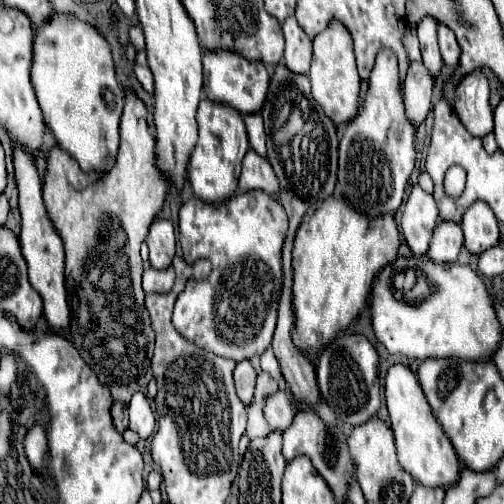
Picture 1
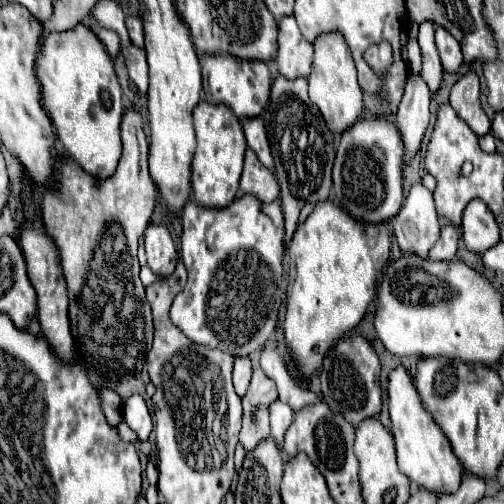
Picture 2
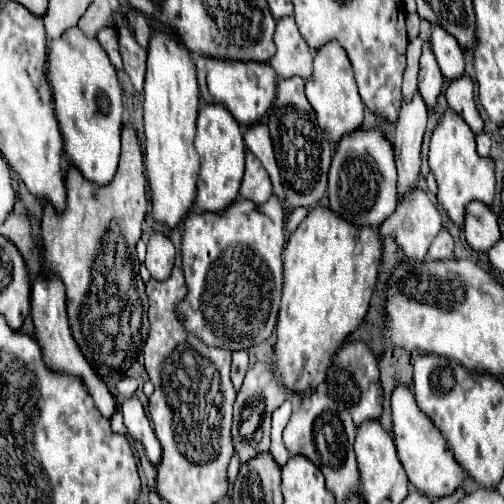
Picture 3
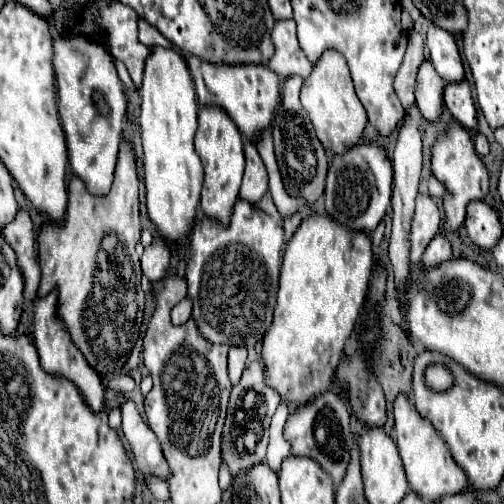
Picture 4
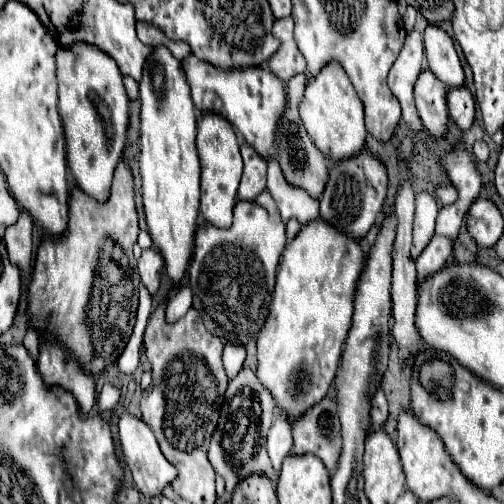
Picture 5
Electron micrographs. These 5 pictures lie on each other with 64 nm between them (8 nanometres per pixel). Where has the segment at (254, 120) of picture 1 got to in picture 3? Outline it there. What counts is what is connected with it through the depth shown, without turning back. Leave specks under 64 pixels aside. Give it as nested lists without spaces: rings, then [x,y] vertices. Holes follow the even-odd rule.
[[[266,124],[248,126],[244,130],[244,142],[260,158],[262,166],[270,174],[274,196],[284,204],[286,202],[284,200],[284,190],[282,190],[282,184],[280,184],[280,172],[278,172],[278,166],[276,166],[276,158],[274,158],[274,150],[272,150],[272,140],[270,140],[268,126]]]

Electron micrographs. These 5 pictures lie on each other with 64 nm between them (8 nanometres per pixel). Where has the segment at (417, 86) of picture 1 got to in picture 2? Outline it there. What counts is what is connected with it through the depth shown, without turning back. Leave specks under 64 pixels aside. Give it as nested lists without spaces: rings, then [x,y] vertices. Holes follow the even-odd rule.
[[[416,76],[416,80],[408,80],[406,92],[396,112],[396,128],[400,130],[404,142],[404,166],[408,166],[416,156],[416,152],[420,150],[420,142],[430,118],[428,106],[430,106],[430,92],[424,80],[420,80],[420,76]]]

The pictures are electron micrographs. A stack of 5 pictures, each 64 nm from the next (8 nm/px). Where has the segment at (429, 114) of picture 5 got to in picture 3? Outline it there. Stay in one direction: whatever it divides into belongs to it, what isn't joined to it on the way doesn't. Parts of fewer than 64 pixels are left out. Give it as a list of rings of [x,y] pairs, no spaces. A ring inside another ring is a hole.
[[[424,44],[424,52],[422,52],[422,58],[420,58],[418,92],[420,92],[428,110],[434,110],[438,96],[442,92],[442,86],[444,86],[444,78],[440,76],[436,58],[432,56],[432,48],[430,48],[430,44]]]

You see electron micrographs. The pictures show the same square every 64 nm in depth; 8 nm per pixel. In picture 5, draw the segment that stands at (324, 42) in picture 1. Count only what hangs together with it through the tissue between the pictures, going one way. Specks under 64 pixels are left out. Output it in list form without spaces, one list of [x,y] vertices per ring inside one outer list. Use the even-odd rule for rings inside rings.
[[[328,64],[328,68],[324,68],[324,72],[316,76],[316,80],[310,80],[306,84],[300,114],[314,146],[332,162],[356,156],[364,150],[366,146],[364,108],[352,88],[352,82],[348,80],[348,76],[344,76],[344,70],[340,70],[340,64]]]

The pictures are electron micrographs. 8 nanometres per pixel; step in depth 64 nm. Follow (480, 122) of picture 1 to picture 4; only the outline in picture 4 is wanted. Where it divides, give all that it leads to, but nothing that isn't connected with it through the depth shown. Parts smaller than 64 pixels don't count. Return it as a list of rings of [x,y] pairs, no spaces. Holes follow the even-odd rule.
[[[462,80],[460,84],[448,84],[446,86],[444,104],[452,112],[452,116],[458,124],[462,124],[468,130],[476,128],[476,124],[478,124],[476,106],[474,106],[474,100],[472,100],[470,84],[466,80]]]

